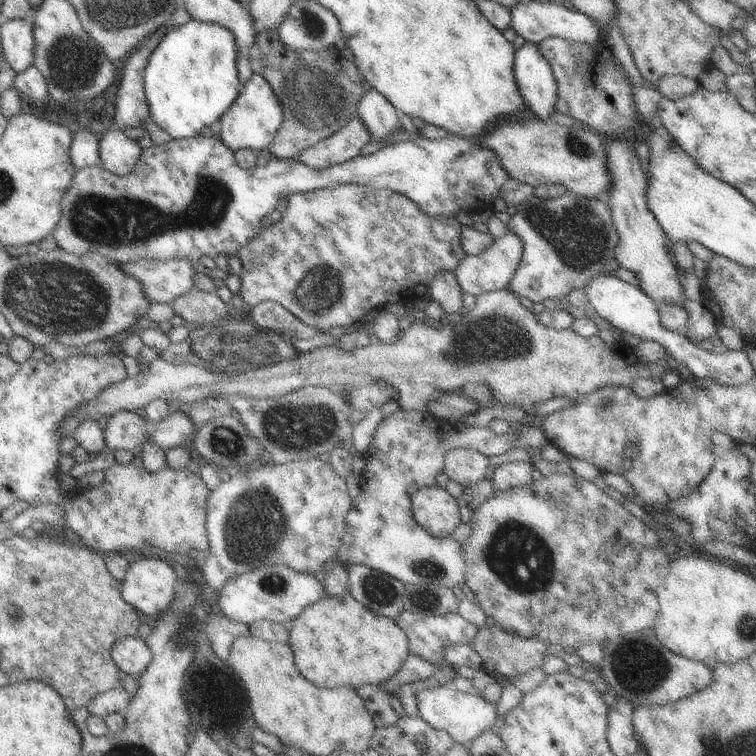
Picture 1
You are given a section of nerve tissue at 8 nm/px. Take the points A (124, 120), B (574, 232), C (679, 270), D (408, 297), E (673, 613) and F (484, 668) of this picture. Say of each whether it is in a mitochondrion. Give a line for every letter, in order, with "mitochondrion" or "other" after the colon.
A: other
B: mitochondrion
C: other
D: other
E: other
F: other

